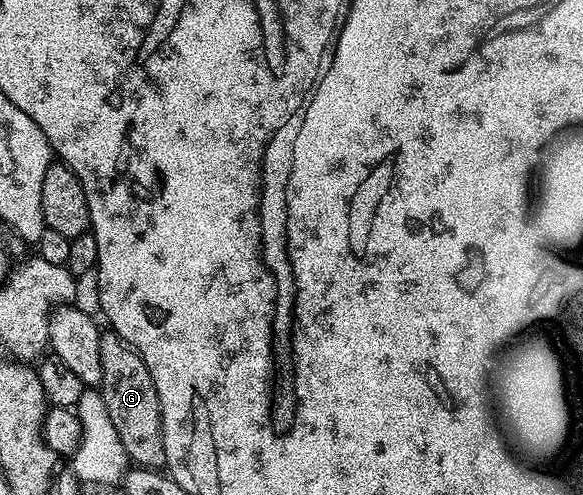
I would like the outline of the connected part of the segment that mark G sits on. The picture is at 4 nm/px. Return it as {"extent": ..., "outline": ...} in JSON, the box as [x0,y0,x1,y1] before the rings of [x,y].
{"extent":[99,330,165,470],"outline":[[[112,330],[101,333],[99,342],[99,363],[102,366],[102,380],[99,391],[103,402],[107,402],[107,414],[119,433],[119,442],[127,450],[134,465],[150,470],[161,470],[165,465],[163,434],[161,433],[161,407],[151,378],[147,362],[127,342],[123,342]]]}

